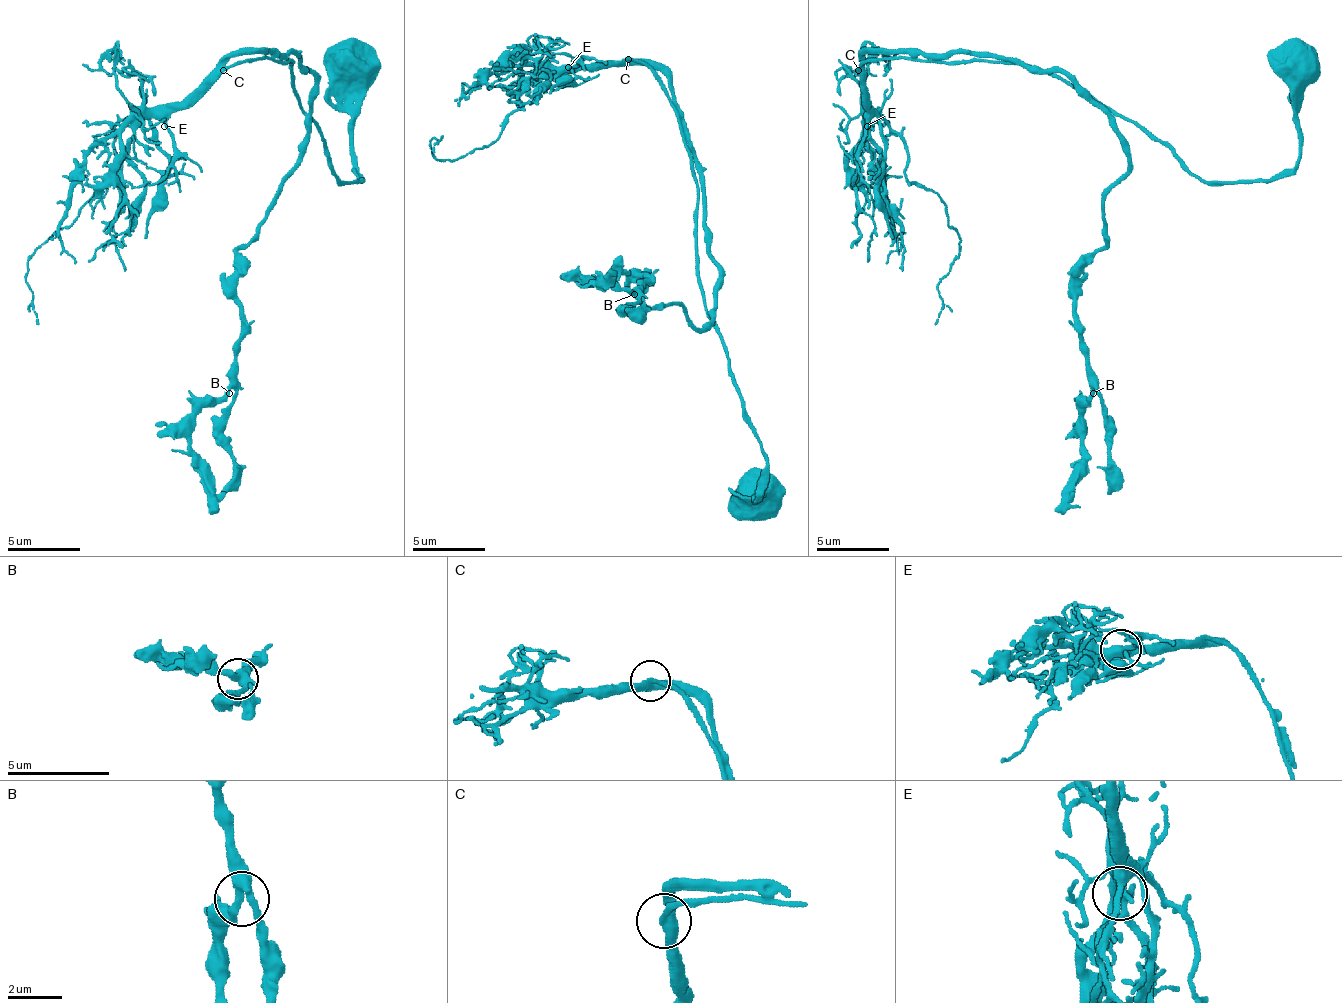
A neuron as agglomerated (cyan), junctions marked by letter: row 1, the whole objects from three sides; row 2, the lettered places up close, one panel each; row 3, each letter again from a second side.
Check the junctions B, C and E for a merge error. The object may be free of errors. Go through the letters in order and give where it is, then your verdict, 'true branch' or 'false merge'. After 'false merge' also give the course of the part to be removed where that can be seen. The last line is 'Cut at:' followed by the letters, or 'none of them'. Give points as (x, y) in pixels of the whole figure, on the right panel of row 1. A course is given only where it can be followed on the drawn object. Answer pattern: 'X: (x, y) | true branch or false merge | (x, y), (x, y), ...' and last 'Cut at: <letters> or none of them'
B: (1093, 393) | true branch
C: (858, 70) | true branch
E: (867, 126) | true branch
Cut at: none of them

